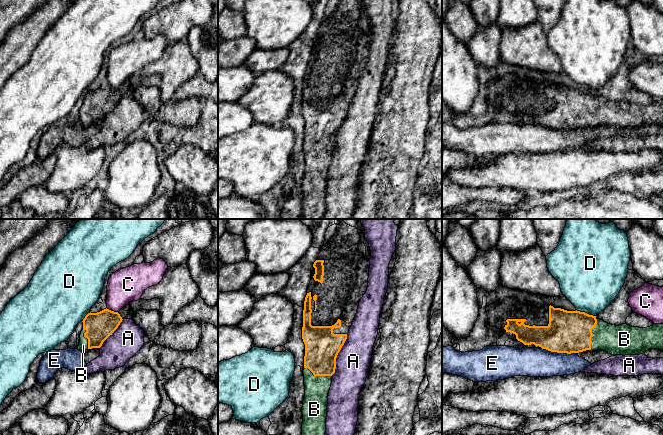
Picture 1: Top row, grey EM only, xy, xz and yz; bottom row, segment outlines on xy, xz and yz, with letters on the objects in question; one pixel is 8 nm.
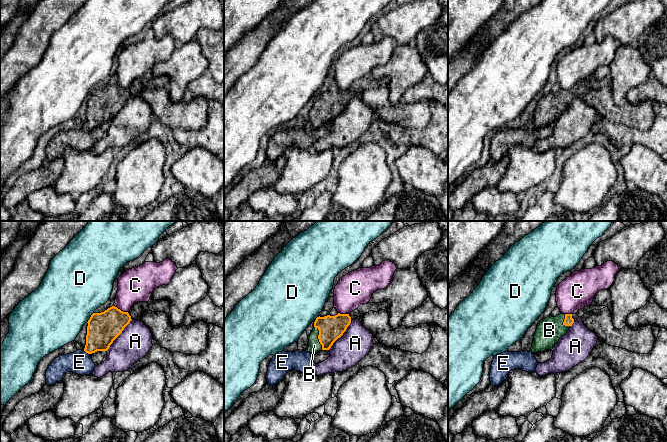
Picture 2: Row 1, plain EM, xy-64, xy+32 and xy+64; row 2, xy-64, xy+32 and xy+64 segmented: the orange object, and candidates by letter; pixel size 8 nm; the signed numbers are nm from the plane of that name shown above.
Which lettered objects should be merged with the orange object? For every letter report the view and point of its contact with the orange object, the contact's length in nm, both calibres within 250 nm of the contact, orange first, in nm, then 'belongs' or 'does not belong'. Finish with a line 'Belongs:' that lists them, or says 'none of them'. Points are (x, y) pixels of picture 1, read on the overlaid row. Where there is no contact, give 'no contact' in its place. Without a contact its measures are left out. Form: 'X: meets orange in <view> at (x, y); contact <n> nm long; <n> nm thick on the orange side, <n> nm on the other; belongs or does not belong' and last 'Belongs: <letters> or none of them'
A: meets orange in xz at (337, 354); contact 360 nm long; 280 nm thick on the orange side, 280 nm on the other; does not belong
B: meets orange in yz at (593, 334); contact 260 nm long; 340 nm thick on the orange side, 240 nm on the other; belongs
C: meets orange in xy at (112, 311); contact 100 nm long; 220 nm thick on the orange side, 280 nm on the other; does not belong
D: meets orange in yz at (586, 313); contact 170 nm long; 340 nm thick on the orange side, 440 nm on the other; does not belong
E: meets orange in yz at (562, 352); contact 260 nm long; 340 nm thick on the orange side, 240 nm on the other; does not belong
Belongs: B

